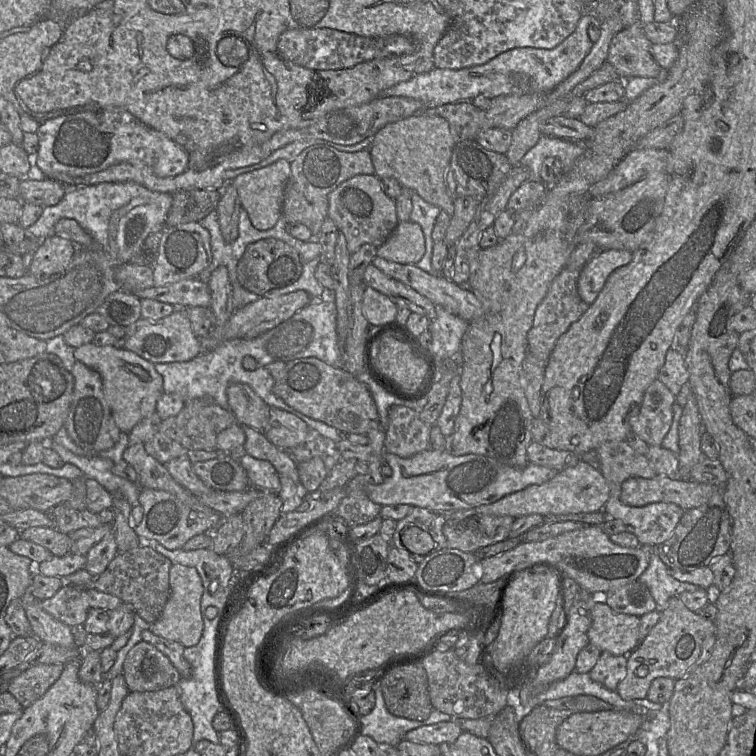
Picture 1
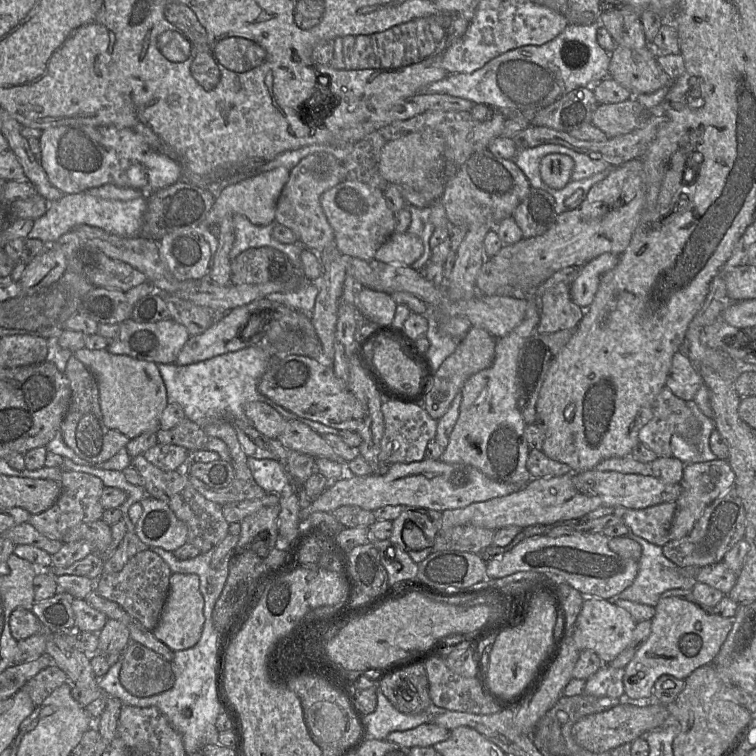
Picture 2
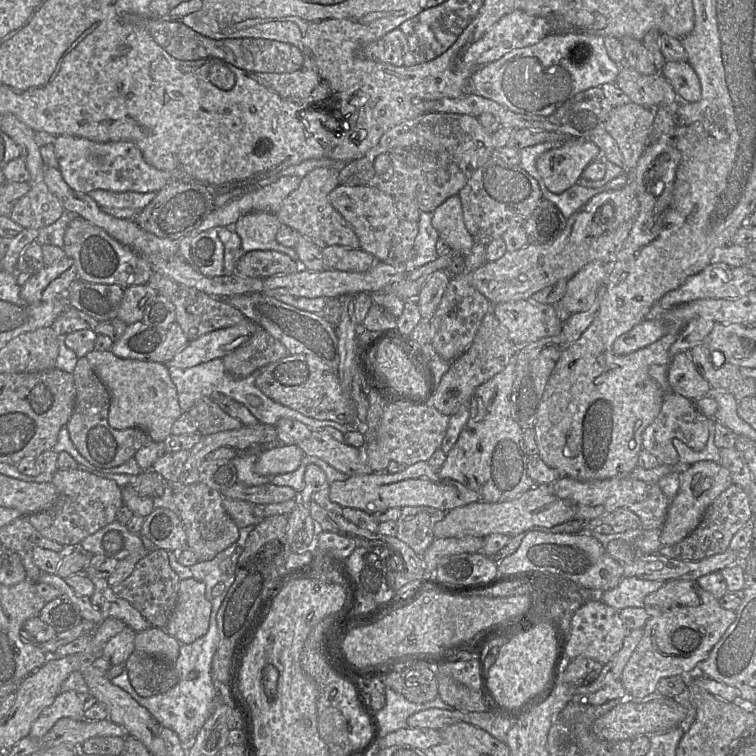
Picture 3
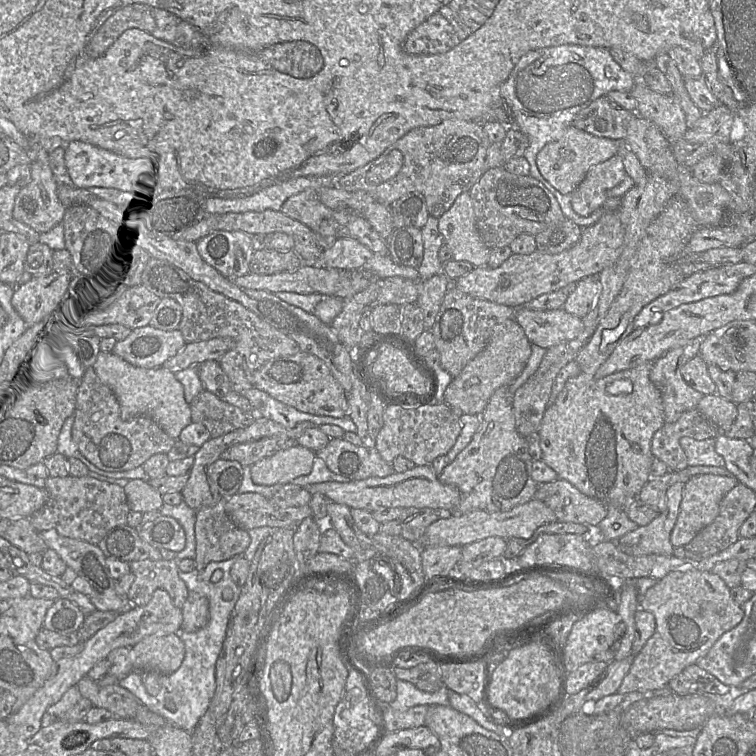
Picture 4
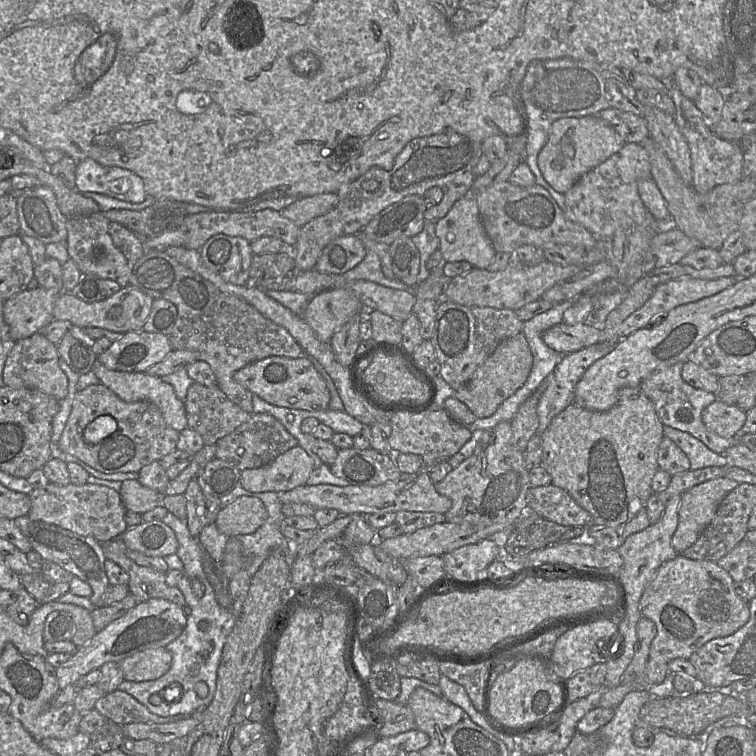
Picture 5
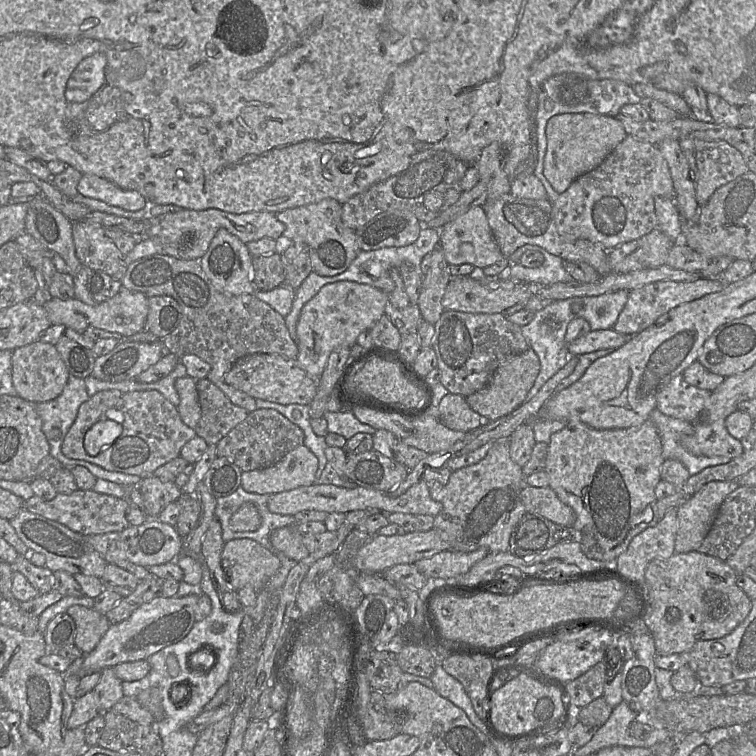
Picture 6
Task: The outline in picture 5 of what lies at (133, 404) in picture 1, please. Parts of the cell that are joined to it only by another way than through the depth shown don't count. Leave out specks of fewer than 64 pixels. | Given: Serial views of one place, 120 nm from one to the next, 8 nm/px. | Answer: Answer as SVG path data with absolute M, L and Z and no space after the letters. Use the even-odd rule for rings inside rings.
M98 360L95 361L91 371L101 384L123 401L150 401L160 409L165 422L171 428L180 432L187 427L184 402L176 396L174 388L161 377L144 372L110 370Z

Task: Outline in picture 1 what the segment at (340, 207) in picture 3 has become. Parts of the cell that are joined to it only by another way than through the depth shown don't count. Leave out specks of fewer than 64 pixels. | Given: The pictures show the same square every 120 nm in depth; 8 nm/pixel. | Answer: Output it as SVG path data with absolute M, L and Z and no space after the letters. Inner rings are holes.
M357 175L334 189L328 195L328 217L345 236L349 253L362 245L382 245L398 224L395 201L383 191L381 179L373 175Z

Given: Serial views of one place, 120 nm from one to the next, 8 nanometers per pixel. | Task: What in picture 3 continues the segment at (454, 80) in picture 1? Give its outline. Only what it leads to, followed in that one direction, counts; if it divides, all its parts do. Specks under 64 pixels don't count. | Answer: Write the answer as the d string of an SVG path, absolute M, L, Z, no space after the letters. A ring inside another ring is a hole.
M549 33L536 44L514 49L498 60L480 66L471 76L468 88L471 93L491 99L515 113L549 116L576 94L605 83L615 83L619 71L620 65L606 52L603 37Z

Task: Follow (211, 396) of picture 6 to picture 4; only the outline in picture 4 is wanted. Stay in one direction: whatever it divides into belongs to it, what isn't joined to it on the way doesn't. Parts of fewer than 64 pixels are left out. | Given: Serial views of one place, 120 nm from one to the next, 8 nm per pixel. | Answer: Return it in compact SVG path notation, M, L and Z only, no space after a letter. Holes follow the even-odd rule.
M203 390L189 403L191 421L205 426L211 438L248 426L253 416Z

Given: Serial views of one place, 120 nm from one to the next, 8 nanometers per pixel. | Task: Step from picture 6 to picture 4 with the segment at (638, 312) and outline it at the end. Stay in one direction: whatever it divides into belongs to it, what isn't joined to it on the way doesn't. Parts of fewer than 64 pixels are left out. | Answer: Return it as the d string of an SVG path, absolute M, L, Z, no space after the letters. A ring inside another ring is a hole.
M710 267L686 276L666 294L642 308L634 318L634 329L658 322L664 313L682 304L722 294L731 294L736 291L741 280L741 277L728 274L721 267Z

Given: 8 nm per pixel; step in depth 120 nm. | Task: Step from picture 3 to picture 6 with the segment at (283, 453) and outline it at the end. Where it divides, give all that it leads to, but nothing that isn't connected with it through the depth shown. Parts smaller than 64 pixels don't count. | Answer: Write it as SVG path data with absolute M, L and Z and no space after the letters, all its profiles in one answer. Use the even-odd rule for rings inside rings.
M301 445L269 467L242 472L241 486L246 492L256 494L276 494L311 486L318 464L317 456Z

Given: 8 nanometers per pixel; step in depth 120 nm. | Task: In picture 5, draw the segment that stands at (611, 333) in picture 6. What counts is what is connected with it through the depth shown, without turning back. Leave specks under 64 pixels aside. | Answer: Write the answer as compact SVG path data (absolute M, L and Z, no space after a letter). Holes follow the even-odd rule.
M561 322L547 329L542 339L551 349L564 355L604 342L604 333L591 324L568 325Z

